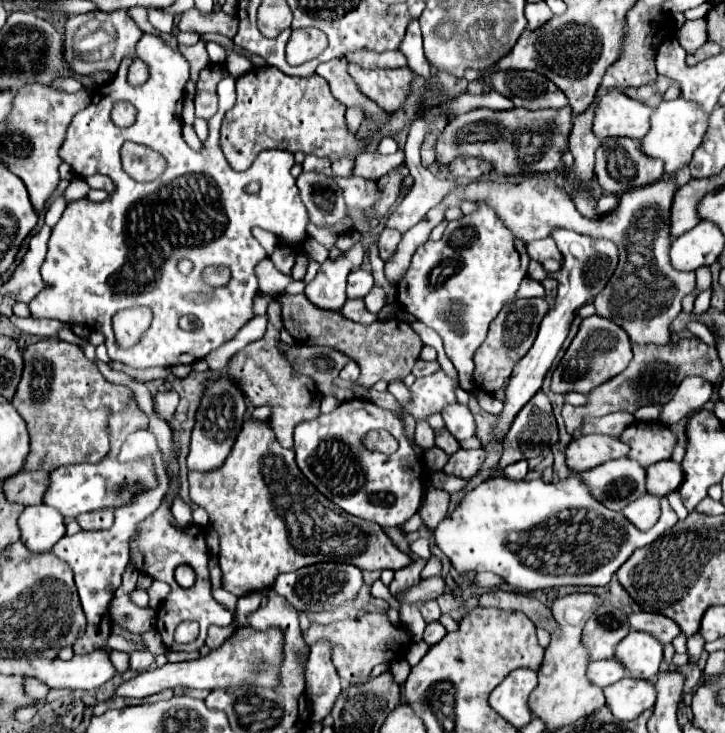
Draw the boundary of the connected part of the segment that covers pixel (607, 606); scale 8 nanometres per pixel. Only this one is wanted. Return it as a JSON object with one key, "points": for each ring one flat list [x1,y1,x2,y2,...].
{"points":[[603,603,595,615,585,623,583,629,583,647,589,651,589,661,611,659,615,653,615,645,631,631,627,613,613,607,611,603]]}

